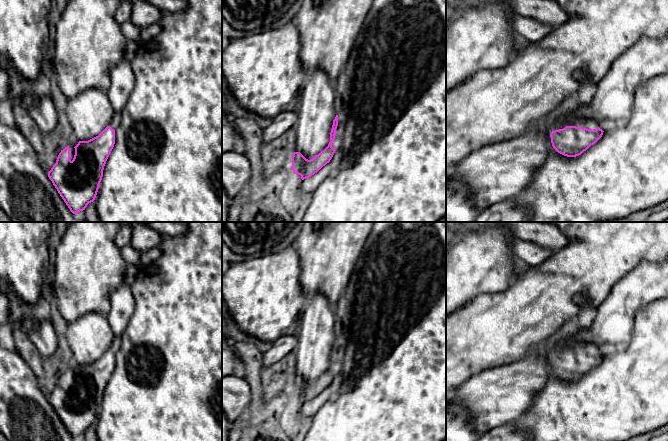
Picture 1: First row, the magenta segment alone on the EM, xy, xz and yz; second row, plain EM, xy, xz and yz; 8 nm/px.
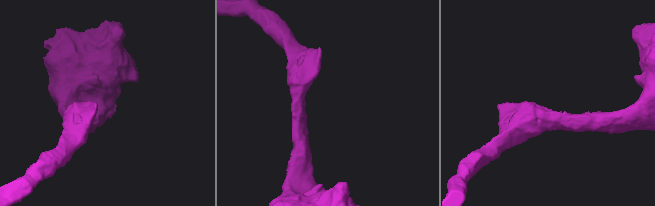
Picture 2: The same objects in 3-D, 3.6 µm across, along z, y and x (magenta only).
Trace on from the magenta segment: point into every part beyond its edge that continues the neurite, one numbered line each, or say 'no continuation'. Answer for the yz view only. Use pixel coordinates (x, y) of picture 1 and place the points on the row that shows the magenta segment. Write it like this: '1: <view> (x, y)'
1: yz (566, 110)

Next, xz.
1: xz (336, 144)

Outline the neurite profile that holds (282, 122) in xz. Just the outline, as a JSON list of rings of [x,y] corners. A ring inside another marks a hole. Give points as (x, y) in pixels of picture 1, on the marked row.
[[[296,110],[281,112],[272,118],[272,123],[263,129],[263,143],[272,141],[294,127],[298,119]]]

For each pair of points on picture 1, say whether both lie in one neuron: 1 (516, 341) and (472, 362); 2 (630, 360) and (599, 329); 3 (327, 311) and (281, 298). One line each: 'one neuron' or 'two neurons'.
1: one neuron
2: two neurons
3: two neurons

